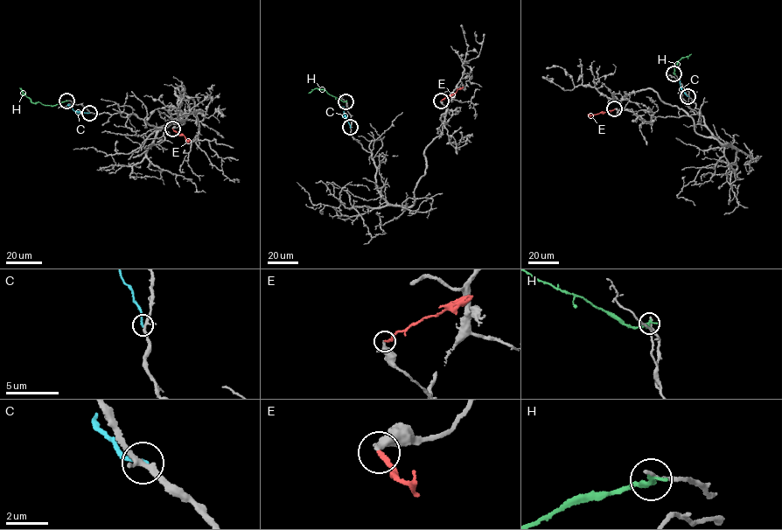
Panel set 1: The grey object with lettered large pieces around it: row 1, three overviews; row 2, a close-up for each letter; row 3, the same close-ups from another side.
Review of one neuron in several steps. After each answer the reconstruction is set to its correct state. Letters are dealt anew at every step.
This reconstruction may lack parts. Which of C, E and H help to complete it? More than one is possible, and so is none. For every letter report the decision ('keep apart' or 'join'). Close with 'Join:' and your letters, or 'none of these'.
C: keep apart
E: join
H: keep apart
Join: E

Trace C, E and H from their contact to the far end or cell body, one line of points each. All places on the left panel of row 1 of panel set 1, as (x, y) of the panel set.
C: (89, 112), (78, 113), (67, 105)
E: (172, 129), (189, 140)
H: (66, 101), (53, 106), (32, 103), (19, 87)

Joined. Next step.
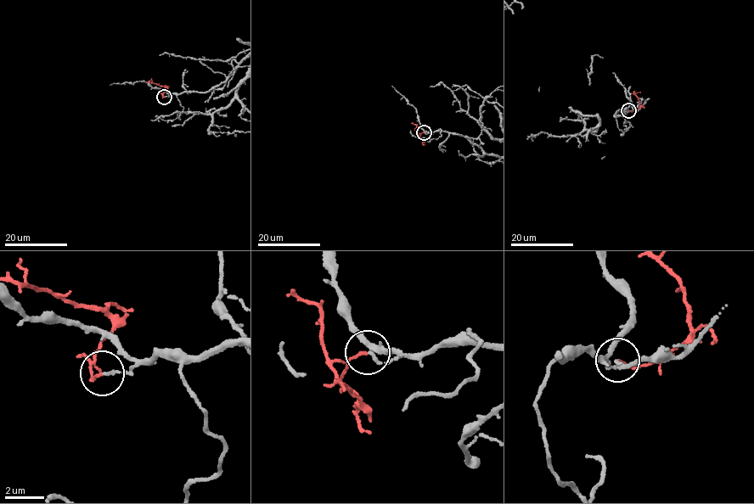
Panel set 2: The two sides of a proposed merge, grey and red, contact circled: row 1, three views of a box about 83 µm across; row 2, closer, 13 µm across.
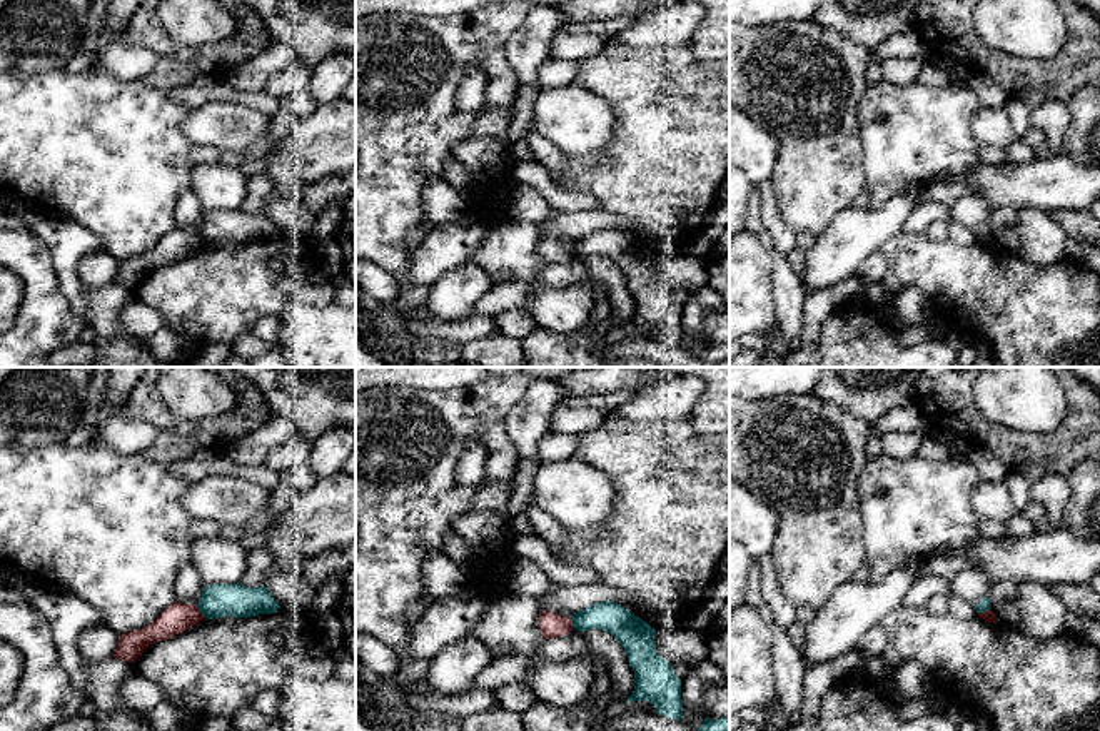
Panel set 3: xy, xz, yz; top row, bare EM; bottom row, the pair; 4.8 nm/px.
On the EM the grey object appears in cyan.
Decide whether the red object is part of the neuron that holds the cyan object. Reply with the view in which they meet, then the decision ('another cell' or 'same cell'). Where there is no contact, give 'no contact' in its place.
xz | another cell

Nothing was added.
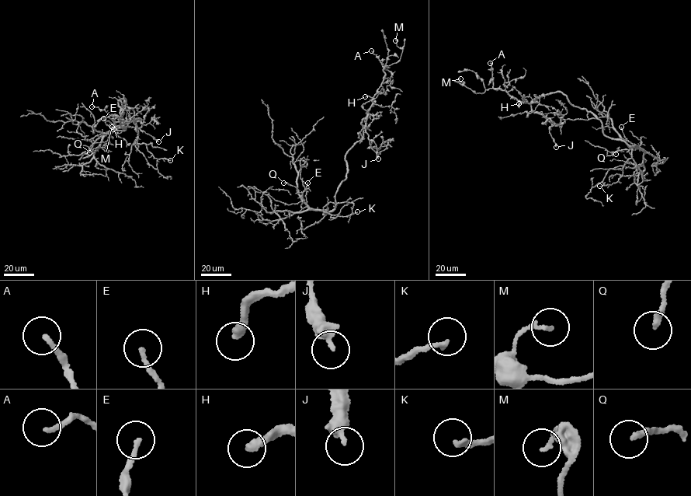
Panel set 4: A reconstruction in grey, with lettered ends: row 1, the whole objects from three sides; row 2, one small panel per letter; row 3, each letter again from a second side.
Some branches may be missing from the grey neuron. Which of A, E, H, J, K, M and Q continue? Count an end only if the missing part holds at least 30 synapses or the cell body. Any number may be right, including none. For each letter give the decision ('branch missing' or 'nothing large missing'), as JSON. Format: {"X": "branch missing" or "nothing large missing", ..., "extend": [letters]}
{"A": "branch missing", "E": "nothing large missing", "H": "branch missing", "J": "nothing large missing", "K": "nothing large missing", "M": "nothing large missing", "Q": "branch missing", "extend": ["A", "H", "Q"]}

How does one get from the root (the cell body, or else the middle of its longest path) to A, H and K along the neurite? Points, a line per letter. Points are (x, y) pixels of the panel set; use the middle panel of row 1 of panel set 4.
A: (345, 179), (346, 151), (362, 137), (362, 120), (366, 117), (385, 74), (379, 60), (371, 50)
H: (345, 179), (346, 151), (362, 137), (362, 120), (373, 101), (372, 97), (365, 96)
K: (345, 179), (338, 188), (334, 208), (325, 214), (323, 211), (335, 218), (357, 211)

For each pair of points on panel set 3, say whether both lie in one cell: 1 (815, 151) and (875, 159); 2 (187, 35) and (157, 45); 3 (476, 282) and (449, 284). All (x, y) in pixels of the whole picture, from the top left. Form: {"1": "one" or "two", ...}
{"1": "two", "2": "two", "3": "one"}

